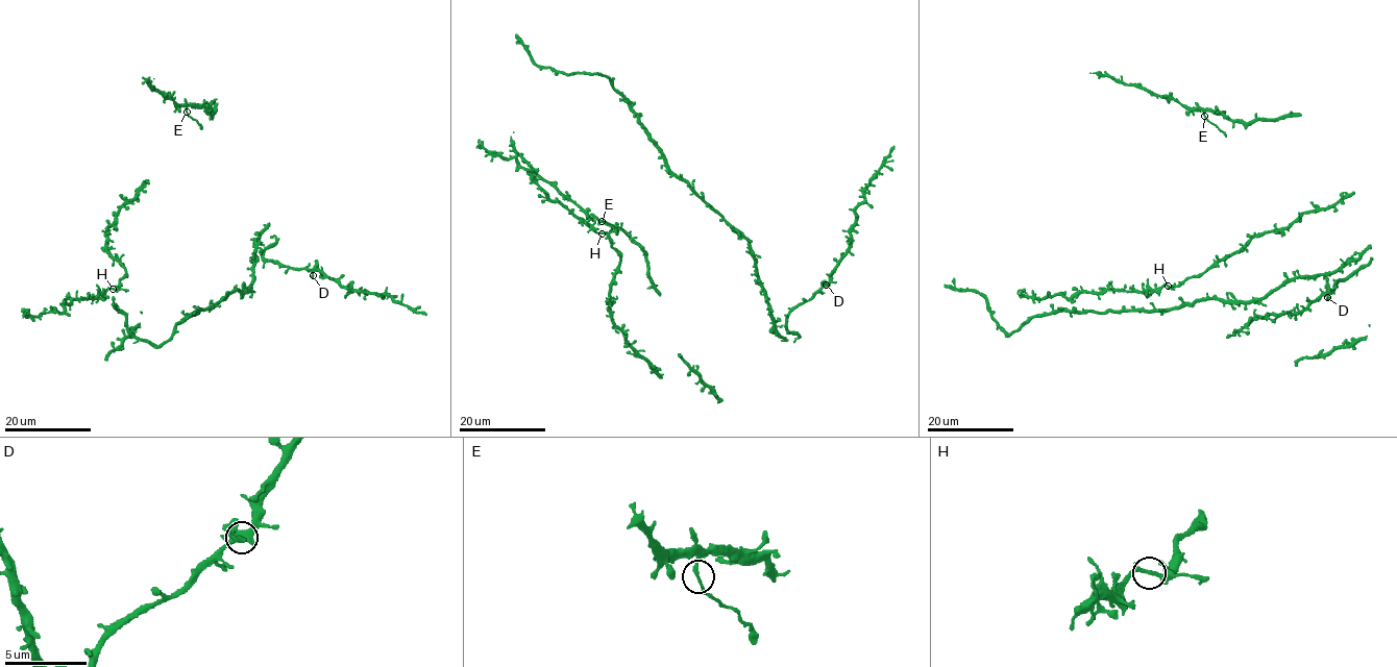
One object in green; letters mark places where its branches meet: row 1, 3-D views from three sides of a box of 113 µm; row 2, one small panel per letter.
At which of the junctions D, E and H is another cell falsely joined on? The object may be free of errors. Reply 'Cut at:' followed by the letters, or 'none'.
Cut at: E

